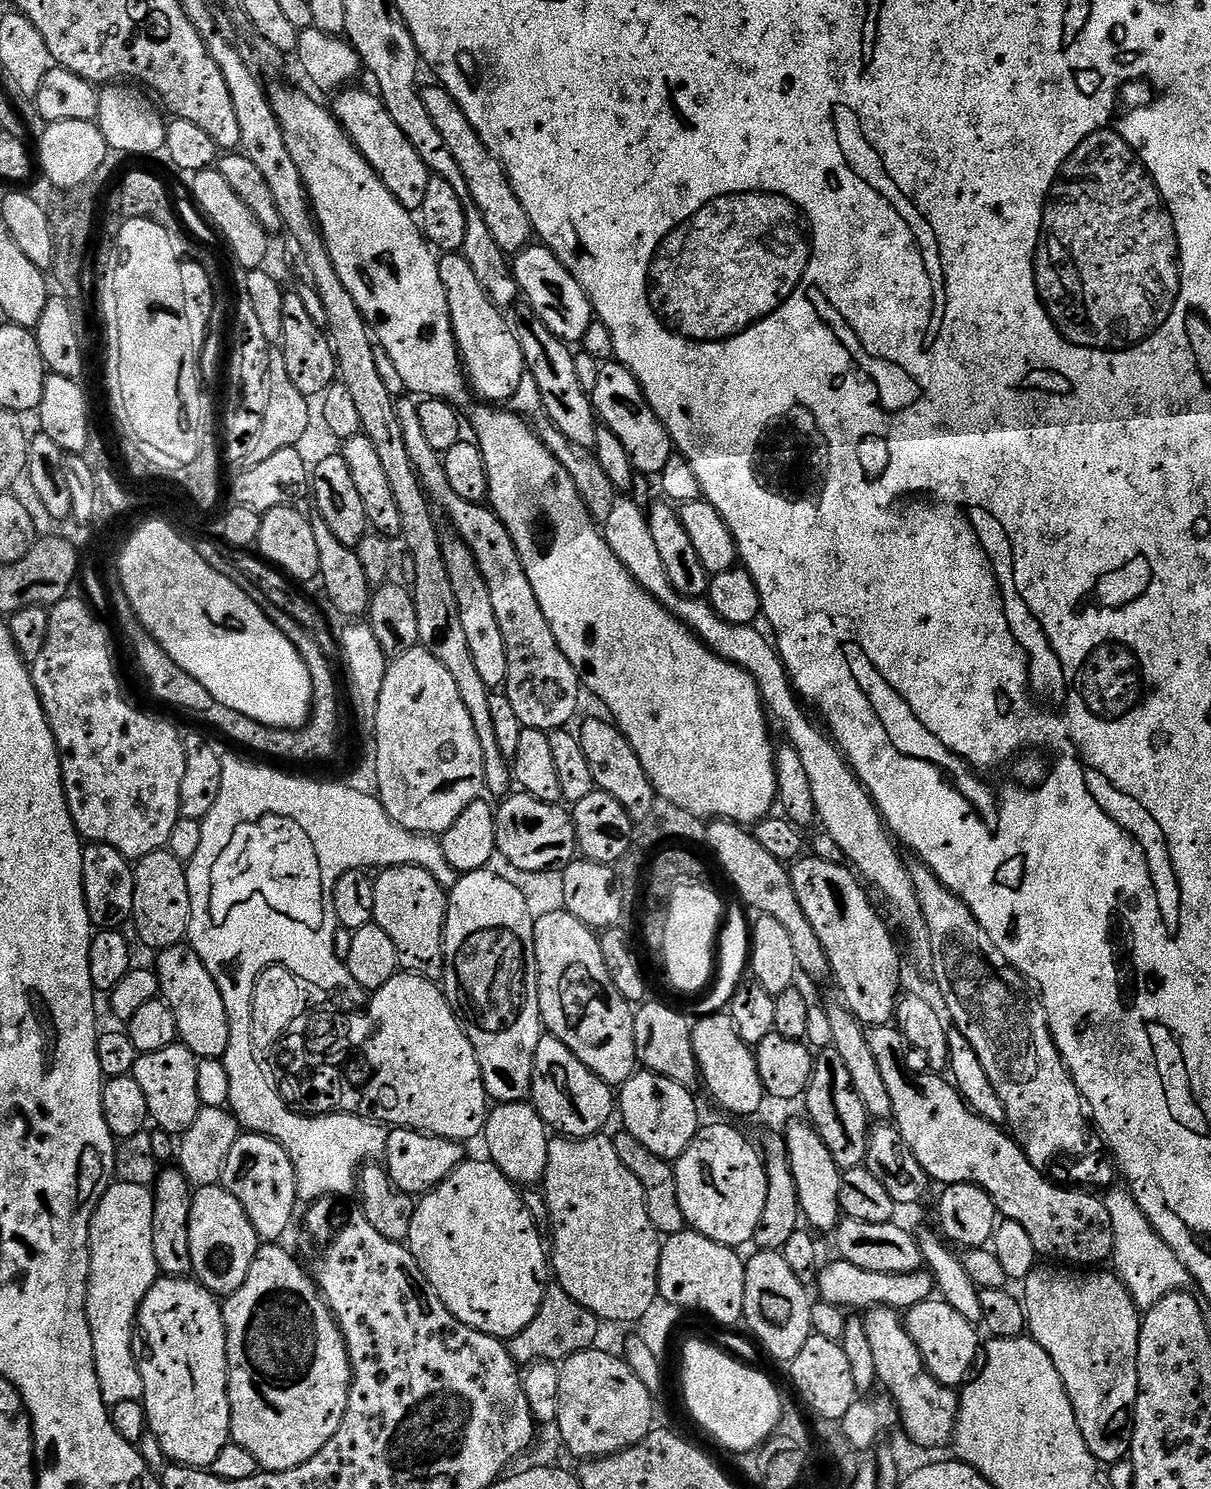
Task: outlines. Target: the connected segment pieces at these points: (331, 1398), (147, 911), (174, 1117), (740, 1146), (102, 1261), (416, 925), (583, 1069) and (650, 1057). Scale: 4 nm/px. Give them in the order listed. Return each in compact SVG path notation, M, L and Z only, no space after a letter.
M276 1242L261 1243L254 1254L254 1262L250 1262L250 1274L246 1274L246 1282L222 1304L226 1330L226 1354L228 1355L231 1443L242 1446L242 1450L250 1450L250 1454L254 1454L257 1465L266 1472L294 1470L310 1462L310 1458L314 1458L314 1454L318 1454L318 1450L322 1450L322 1446L326 1446L326 1442L334 1438L338 1426L342 1426L342 1418L348 1409L348 1395L352 1386L352 1363L348 1357L348 1347L344 1341L344 1335L340 1333L336 1317L328 1308L328 1301L316 1287L316 1281L310 1275L309 1269L303 1268L286 1249L280 1247L284 1246Z
M161 850L152 852L146 858L135 861L134 910L132 918L137 920L139 943L148 948L163 950L185 943L188 924L192 920L190 886L185 861L179 860L173 852Z
M174 1043L166 1046L166 1050L139 1053L134 1062L132 1076L142 1086L142 1094L146 1094L146 1106L152 1110L156 1104L164 1108L164 1116L172 1128L187 1130L201 1110L198 1098L198 1058L186 1045Z
M728 1124L701 1127L695 1140L675 1161L678 1178L678 1203L682 1205L684 1223L693 1232L700 1232L727 1248L739 1249L756 1239L762 1209L766 1207L768 1175L761 1153Z
M114 1182L106 1190L106 1194L98 1202L98 1206L92 1215L90 1222L90 1278L88 1279L88 1321L90 1322L90 1334L94 1338L94 1362L98 1370L98 1386L102 1386L102 1398L110 1406L118 1402L143 1401L144 1387L142 1386L142 1374L138 1363L138 1352L134 1345L136 1338L136 1314L140 1310L140 1303L146 1298L150 1286L154 1286L161 1275L160 1267L154 1258L154 1198L153 1189L149 1186L134 1186L133 1184L121 1184Z
M411 864L383 869L379 875L375 877L374 886L374 923L382 926L394 941L403 971L439 981L444 974L444 927L448 917L446 889L429 872Z
M541 1035L534 1054L531 1103L553 1133L564 1138L583 1138L605 1131L608 1119L614 1116L614 1092L598 1078L557 1037Z
M645 1002L635 1009L634 1042L639 1063L647 1071L658 1074L662 1078L670 1078L670 1082L678 1082L678 1086L689 1090L701 1083L700 1067L694 1058L694 1042L692 1041L692 1024L680 1012L675 1012L668 1004L652 1004Z

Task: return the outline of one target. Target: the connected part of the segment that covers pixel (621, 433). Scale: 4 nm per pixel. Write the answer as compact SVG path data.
M604 362L598 370L598 382L590 394L599 423L614 432L629 454L635 471L649 478L659 477L660 472L670 462L674 445L666 426L654 414L642 386L634 378L632 371L619 362Z

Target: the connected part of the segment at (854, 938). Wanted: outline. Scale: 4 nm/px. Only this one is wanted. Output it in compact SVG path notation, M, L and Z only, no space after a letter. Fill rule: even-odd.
M813 854L793 863L790 875L794 894L798 894L798 902L802 902L802 910L806 910L814 934L818 934L818 942L822 942L826 950L826 958L832 967L830 976L833 981L836 979L844 995L844 1007L865 1026L891 1025L902 995L900 952L887 922L876 913L868 897L869 889L851 867L822 861Z

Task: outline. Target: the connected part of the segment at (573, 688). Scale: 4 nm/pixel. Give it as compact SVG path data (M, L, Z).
M412 398L401 399L396 405L396 413L402 422L402 434L406 438L406 451L410 454L410 462L414 462L429 499L437 509L444 508L445 514L452 519L451 527L464 539L466 546L470 546L474 562L478 562L478 570L482 570L482 578L486 578L486 586L490 586L494 615L498 618L502 639L506 642L506 656L510 658L506 695L514 705L514 714L518 714L518 722L522 722L524 728L547 733L567 729L580 708L580 676L570 658L562 654L550 630L550 622L546 622L546 614L542 614L542 606L538 606L538 598L534 598L534 586L530 586L530 578L526 578L514 538L510 538L510 530L506 530L491 507L483 503L472 504L454 494L446 478L443 455L436 452L430 442L426 442L418 419L417 401L408 399Z

